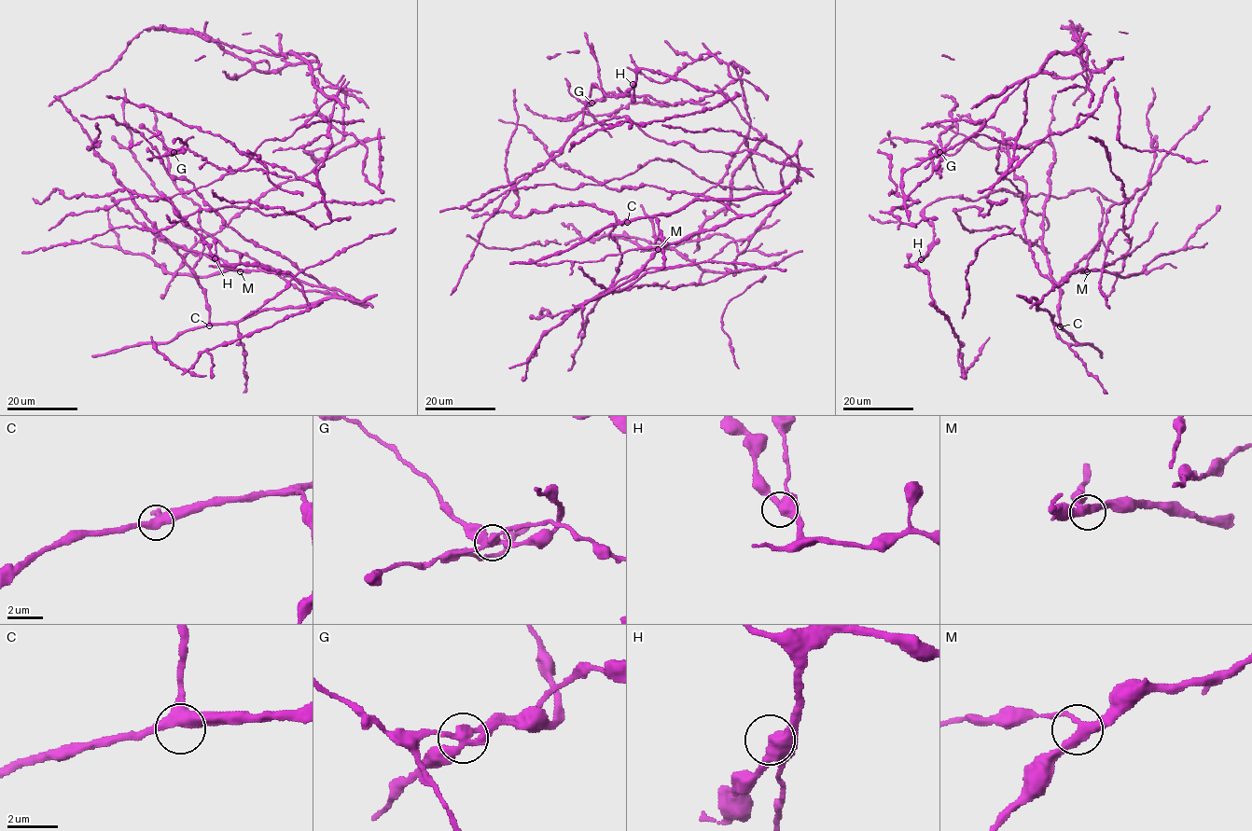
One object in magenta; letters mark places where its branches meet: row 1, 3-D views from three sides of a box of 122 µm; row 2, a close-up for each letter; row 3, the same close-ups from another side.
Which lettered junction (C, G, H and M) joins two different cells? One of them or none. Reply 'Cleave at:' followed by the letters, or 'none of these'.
Cleave at: G

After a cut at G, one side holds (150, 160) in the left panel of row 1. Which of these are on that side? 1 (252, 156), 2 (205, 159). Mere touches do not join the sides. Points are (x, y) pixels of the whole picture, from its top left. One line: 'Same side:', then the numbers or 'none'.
Same side: 2

